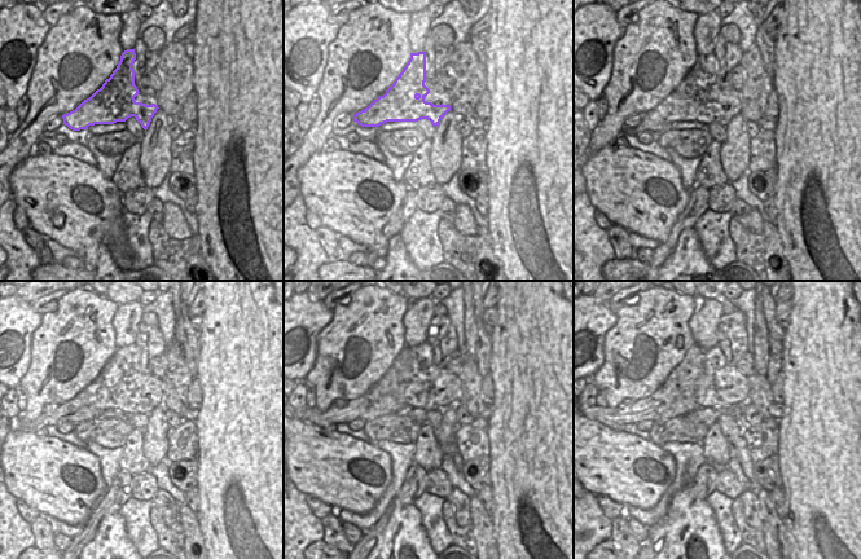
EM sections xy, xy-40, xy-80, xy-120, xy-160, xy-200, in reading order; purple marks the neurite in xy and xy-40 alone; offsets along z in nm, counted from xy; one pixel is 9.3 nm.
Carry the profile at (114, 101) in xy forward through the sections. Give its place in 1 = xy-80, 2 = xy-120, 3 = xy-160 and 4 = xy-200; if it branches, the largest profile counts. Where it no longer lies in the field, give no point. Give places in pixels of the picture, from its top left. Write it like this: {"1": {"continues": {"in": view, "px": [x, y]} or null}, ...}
{"1": {"continues": {"in": "xy-80", "px": [689, 104]}}, "2": {"continues": {"in": "xy-120", "px": [108, 394]}}, "3": {"continues": {"in": "xy-160", "px": [402, 384]}}, "4": {"continues": {"in": "xy-200", "px": [734, 377]}}}

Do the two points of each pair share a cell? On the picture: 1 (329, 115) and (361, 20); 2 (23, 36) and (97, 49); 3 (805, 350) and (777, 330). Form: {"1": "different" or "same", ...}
{"1": "same", "2": "different", "3": "different"}

